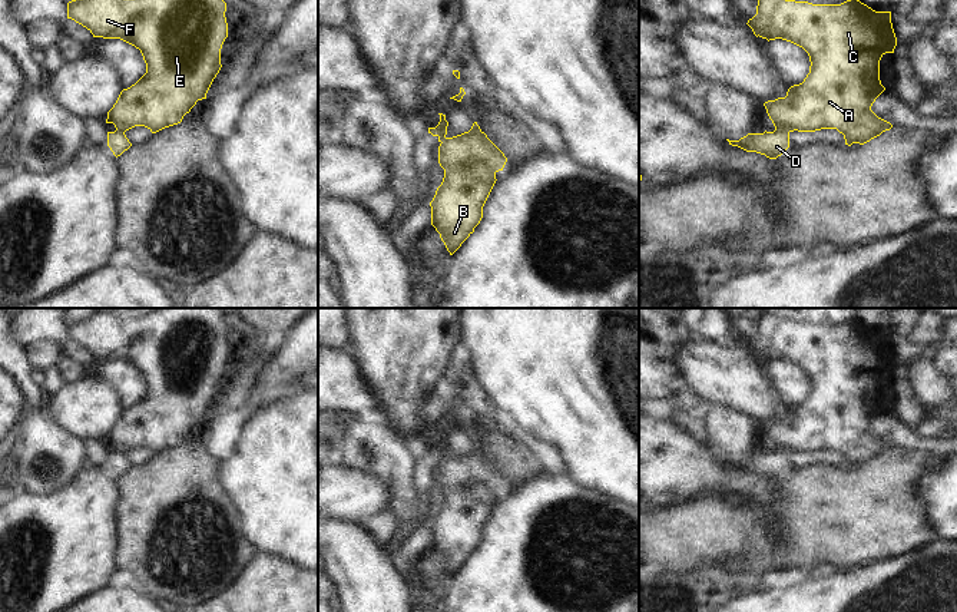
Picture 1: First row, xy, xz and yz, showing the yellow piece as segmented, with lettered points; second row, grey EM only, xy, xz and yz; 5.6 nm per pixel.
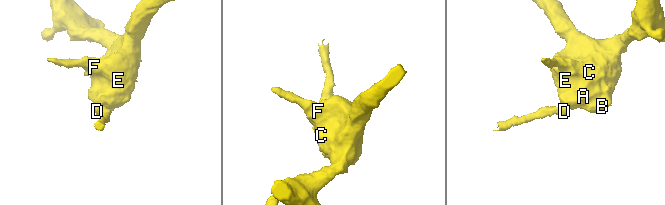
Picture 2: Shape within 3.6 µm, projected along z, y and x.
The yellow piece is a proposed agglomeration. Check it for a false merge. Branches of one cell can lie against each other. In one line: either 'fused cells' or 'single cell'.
fused cells

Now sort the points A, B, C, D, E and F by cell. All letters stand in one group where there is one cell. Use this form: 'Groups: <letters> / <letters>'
Groups: A B C E F / D

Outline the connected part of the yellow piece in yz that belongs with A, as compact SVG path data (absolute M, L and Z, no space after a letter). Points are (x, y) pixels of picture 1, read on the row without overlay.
M764 314L756 335L746 345L756 358L791 363L809 377L809 394L804 403L791 407L785 419L764 424L775 451L837 450L851 467L864 466L893 449L871 431L885 411L880 401L880 381L897 367L891 333L875 333L855 318L841 325L812 325Z

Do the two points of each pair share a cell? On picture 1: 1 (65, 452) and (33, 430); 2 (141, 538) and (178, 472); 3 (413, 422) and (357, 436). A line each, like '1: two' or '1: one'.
1: one
2: one
3: two

